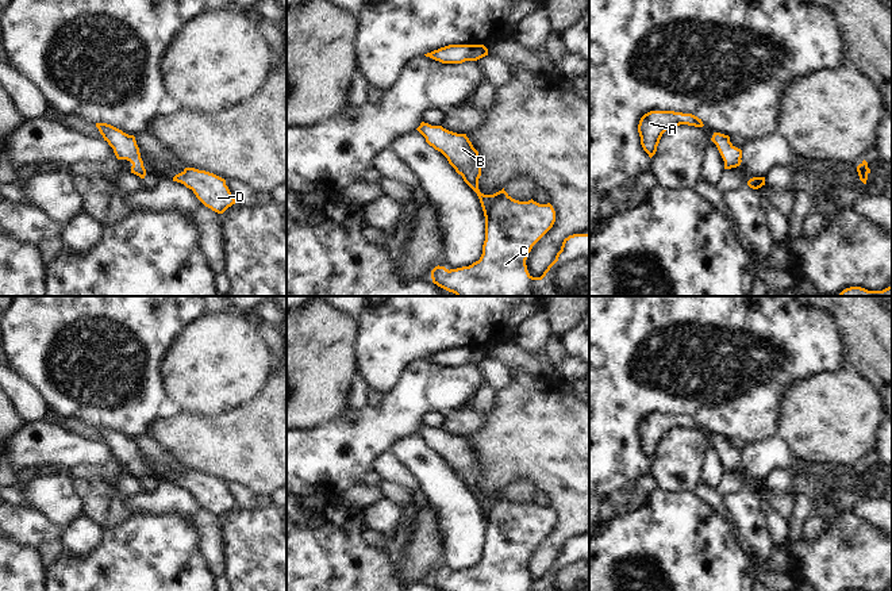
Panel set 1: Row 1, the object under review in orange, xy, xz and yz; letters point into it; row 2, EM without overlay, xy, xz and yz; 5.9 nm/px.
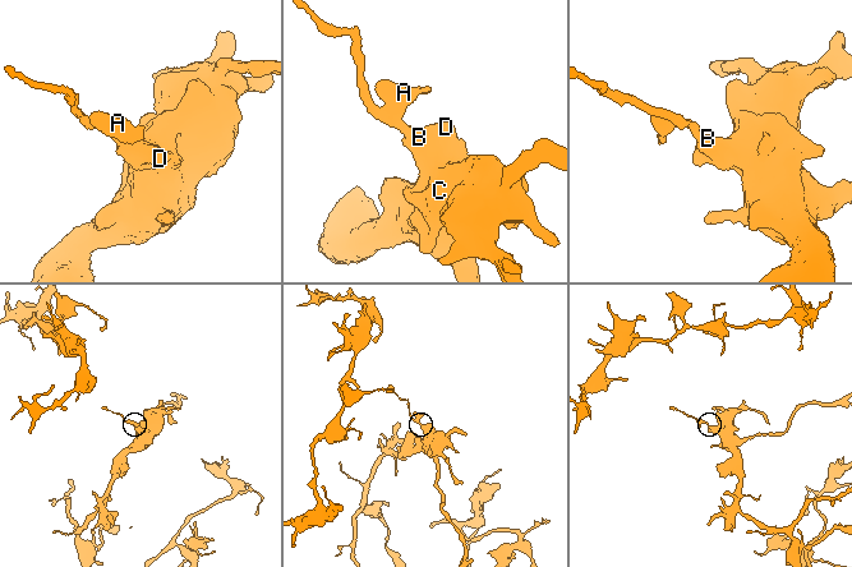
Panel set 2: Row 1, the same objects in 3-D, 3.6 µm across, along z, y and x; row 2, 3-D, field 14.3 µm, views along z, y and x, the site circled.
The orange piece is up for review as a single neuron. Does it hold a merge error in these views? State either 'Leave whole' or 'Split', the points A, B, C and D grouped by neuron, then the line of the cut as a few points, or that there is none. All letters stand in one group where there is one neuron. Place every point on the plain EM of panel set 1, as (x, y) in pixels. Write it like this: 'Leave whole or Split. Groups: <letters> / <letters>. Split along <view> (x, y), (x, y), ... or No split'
Leave whole. Groups: A B C D. No split.

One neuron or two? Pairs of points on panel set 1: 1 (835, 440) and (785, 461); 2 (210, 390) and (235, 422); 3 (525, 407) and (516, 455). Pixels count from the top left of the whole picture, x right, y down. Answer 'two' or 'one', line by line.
1: two
2: two
3: one

